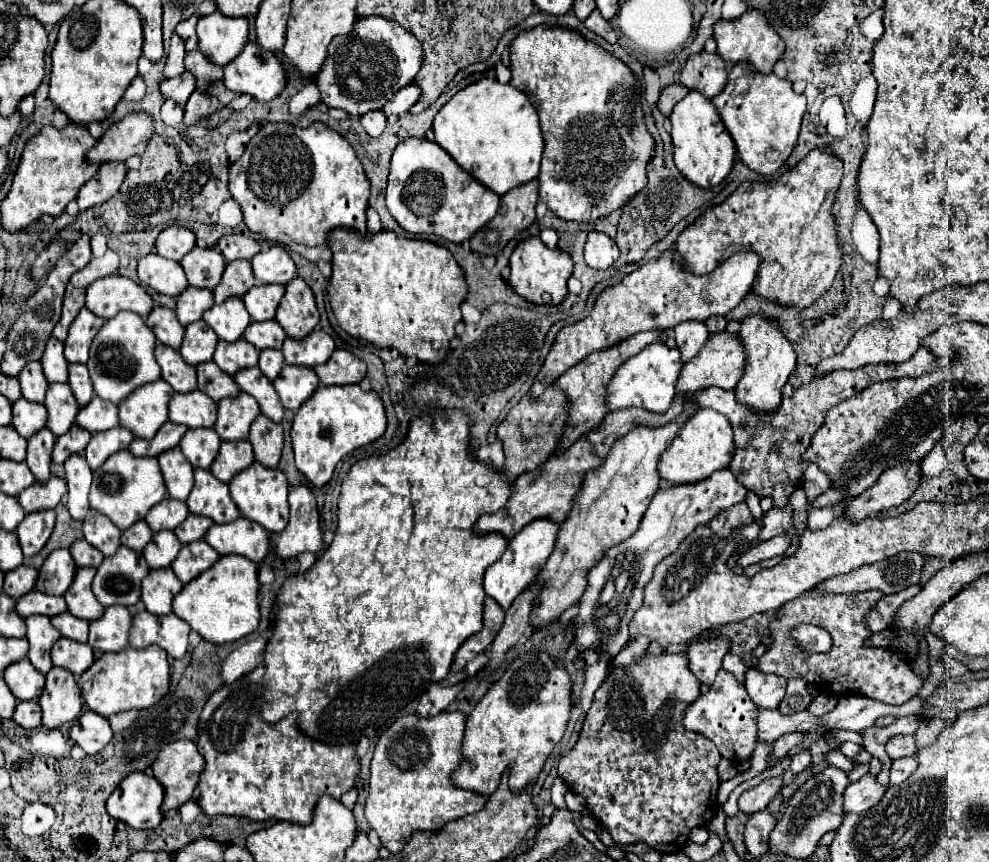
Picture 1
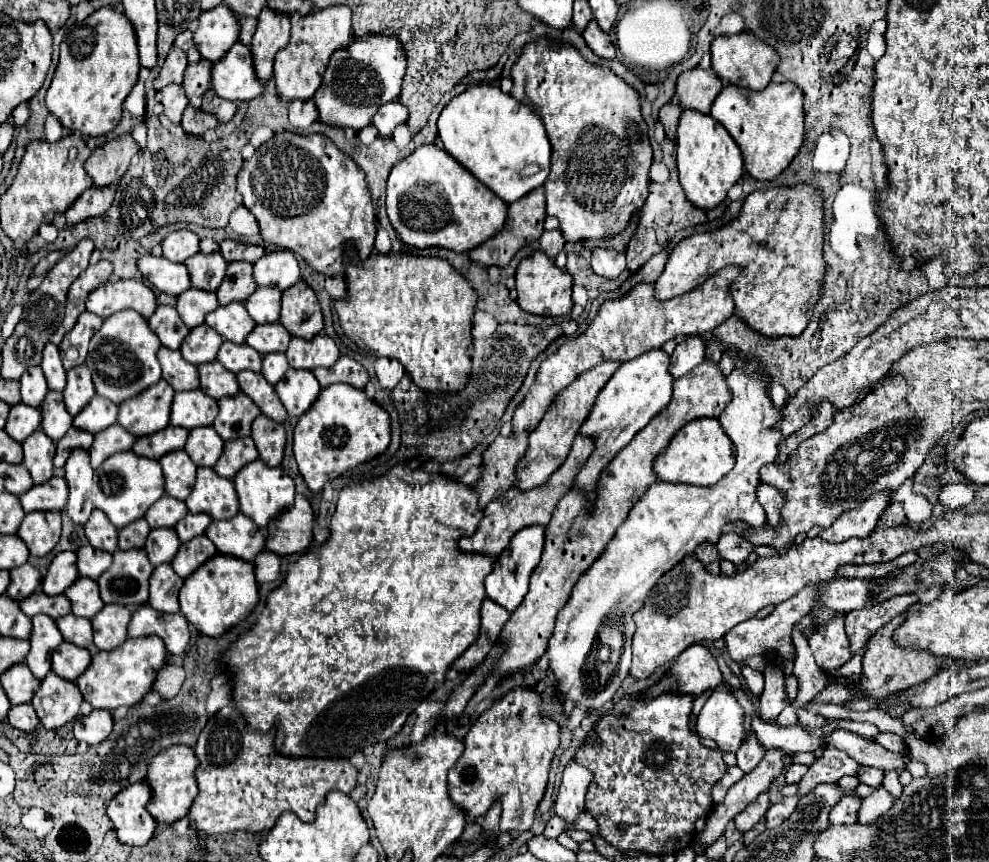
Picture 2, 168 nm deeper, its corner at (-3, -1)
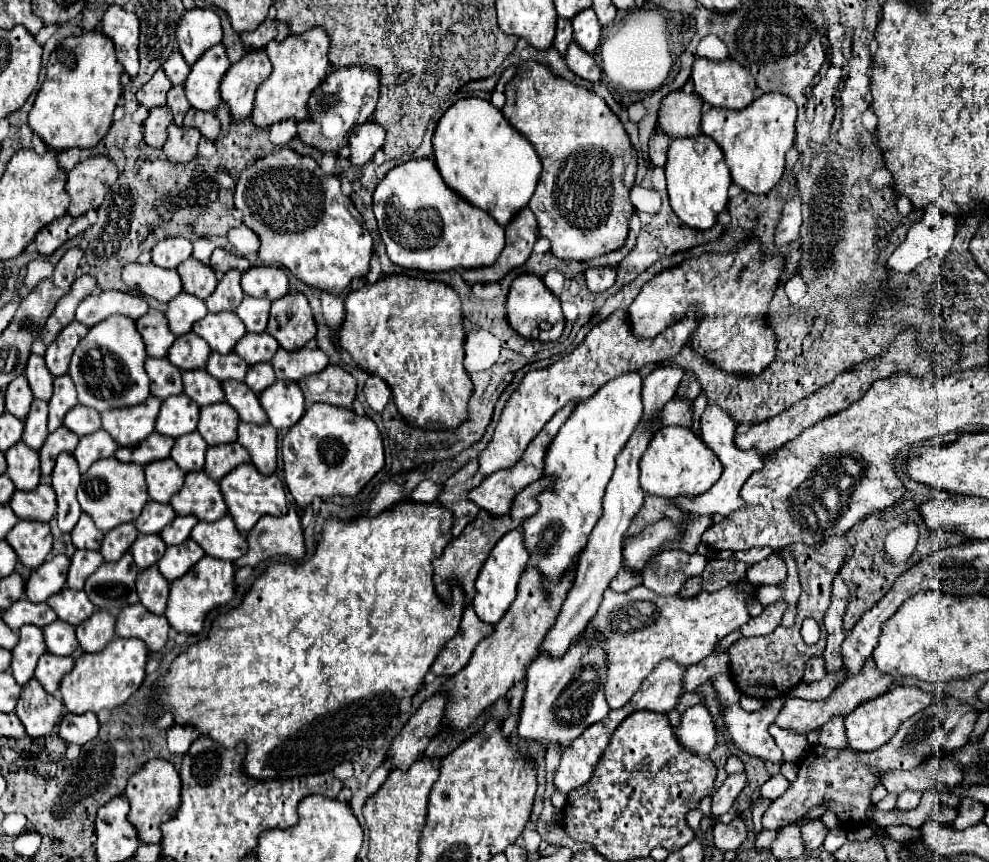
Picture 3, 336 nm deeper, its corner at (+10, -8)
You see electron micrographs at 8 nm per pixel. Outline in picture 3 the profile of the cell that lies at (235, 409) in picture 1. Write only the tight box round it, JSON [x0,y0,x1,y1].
[197,403,239,445]

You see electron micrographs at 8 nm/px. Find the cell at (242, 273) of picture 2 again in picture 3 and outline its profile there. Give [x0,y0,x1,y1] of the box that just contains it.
[205,271,245,313]

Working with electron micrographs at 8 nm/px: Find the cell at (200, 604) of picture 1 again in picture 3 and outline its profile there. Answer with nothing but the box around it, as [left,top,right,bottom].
[165,555,235,633]

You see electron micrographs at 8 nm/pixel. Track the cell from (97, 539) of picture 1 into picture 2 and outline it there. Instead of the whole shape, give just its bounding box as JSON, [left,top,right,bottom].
[84,510,118,552]

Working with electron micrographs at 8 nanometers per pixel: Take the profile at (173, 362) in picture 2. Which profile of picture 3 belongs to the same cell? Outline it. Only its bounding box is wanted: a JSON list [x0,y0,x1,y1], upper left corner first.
[145,357,183,399]

